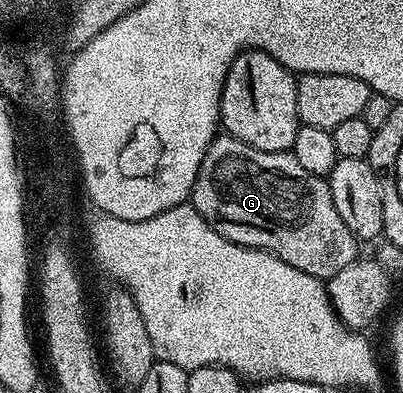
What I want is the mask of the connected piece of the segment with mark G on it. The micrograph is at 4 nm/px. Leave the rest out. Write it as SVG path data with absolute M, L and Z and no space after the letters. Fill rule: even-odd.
M229 135L215 136L214 142L208 147L208 151L200 163L200 171L196 175L196 183L194 184L192 194L192 204L196 211L199 212L199 215L202 216L215 231L223 236L224 239L230 240L233 244L243 245L248 249L272 253L278 260L288 263L292 267L296 267L296 271L304 271L308 275L319 279L334 277L336 271L348 267L359 256L358 248L360 248L360 242L357 237L352 235L352 231L348 231L344 219L340 219L340 211L336 211L336 203L332 203L332 191L330 190L329 180L304 171L304 167L300 167L300 163L296 163L296 159L289 152L269 153L268 151L260 151L251 145L246 145L240 139Z

